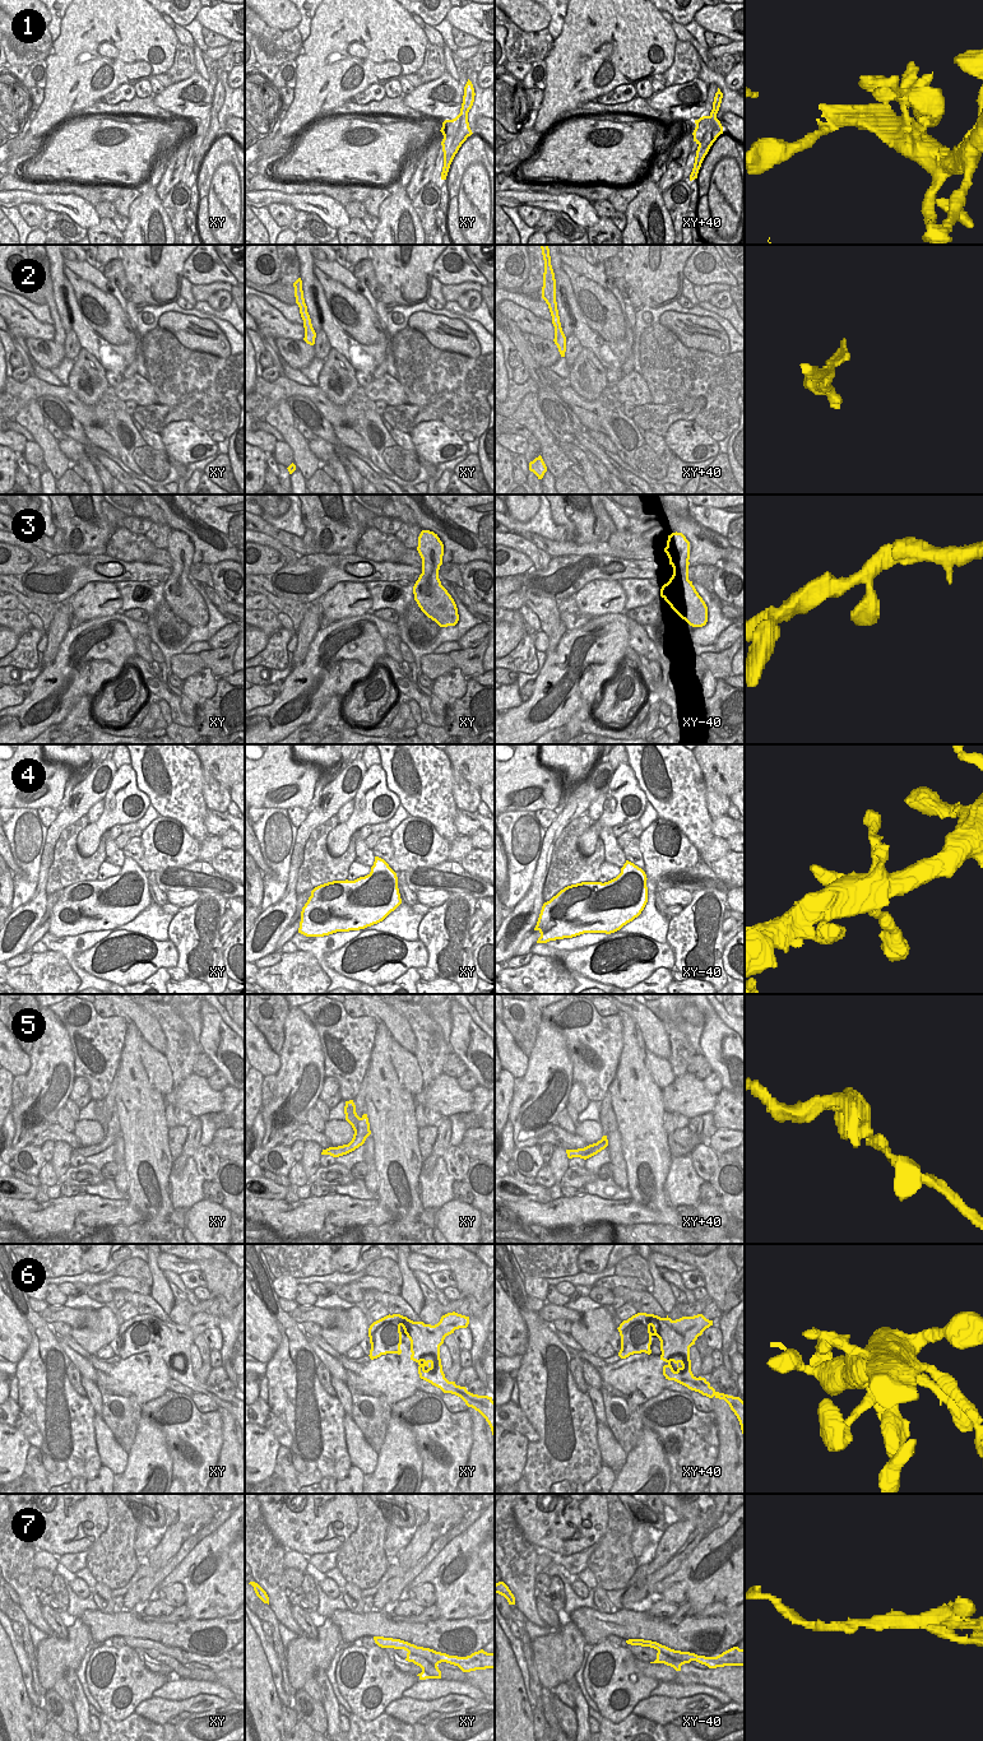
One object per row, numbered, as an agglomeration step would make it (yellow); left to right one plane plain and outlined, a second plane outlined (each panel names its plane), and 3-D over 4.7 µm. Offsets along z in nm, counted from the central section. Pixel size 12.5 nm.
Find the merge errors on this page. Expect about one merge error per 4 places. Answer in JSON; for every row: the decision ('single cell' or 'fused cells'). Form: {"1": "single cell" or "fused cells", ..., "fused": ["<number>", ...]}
{"1": "single cell", "2": "single cell", "3": "single cell", "4": "single cell", "5": "single cell", "6": "single cell", "7": "fused cells", "fused": ["7"]}

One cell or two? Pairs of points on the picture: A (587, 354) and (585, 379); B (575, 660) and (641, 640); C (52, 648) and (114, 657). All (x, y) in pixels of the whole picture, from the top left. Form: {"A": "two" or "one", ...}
{"A": "one", "B": "two", "C": "two"}

